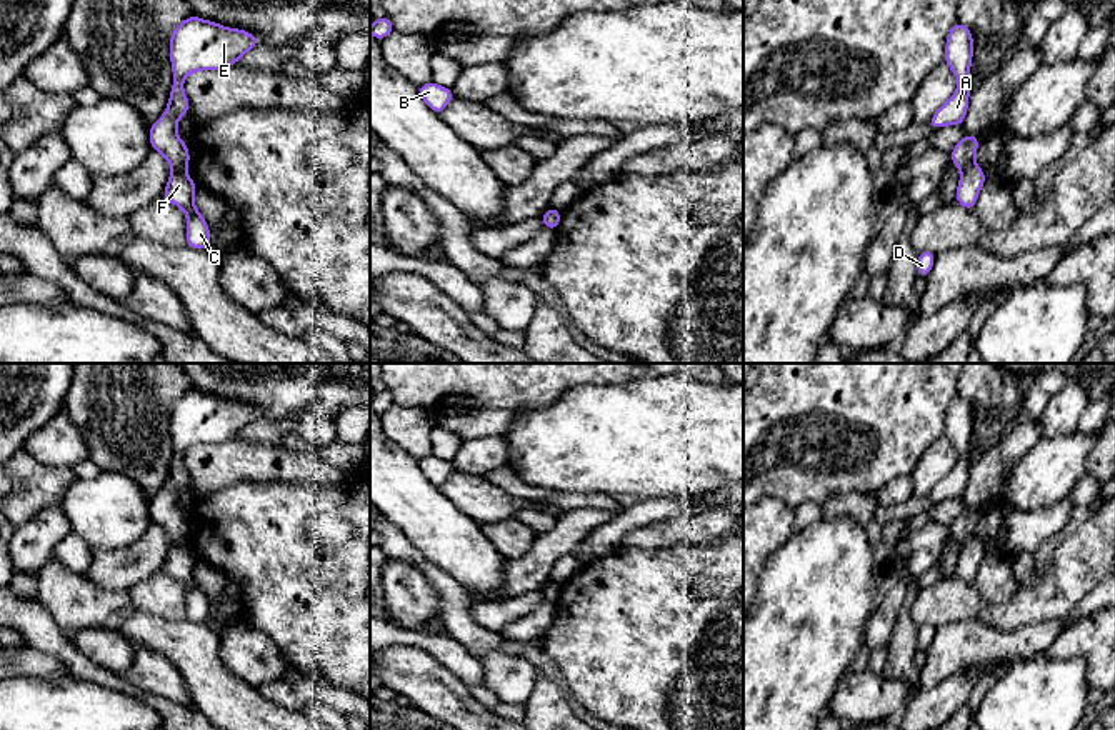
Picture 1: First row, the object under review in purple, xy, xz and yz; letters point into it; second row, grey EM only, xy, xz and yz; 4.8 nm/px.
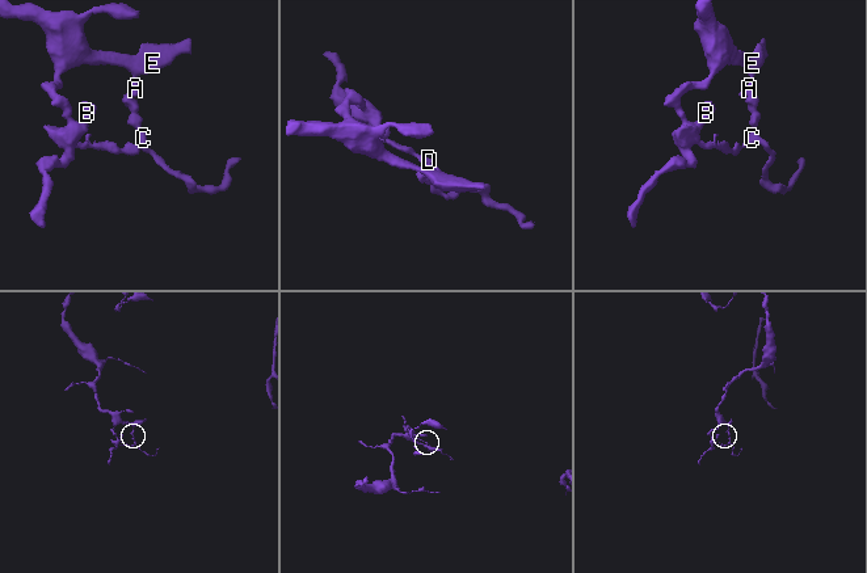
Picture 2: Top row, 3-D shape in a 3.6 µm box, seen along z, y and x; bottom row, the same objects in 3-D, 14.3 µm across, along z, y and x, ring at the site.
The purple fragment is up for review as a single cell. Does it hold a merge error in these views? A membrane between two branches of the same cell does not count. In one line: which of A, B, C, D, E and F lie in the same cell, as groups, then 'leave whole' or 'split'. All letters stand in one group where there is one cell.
A B E / C D F | split

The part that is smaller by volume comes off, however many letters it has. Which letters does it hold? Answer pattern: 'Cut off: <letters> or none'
Cut off: C, D, F

